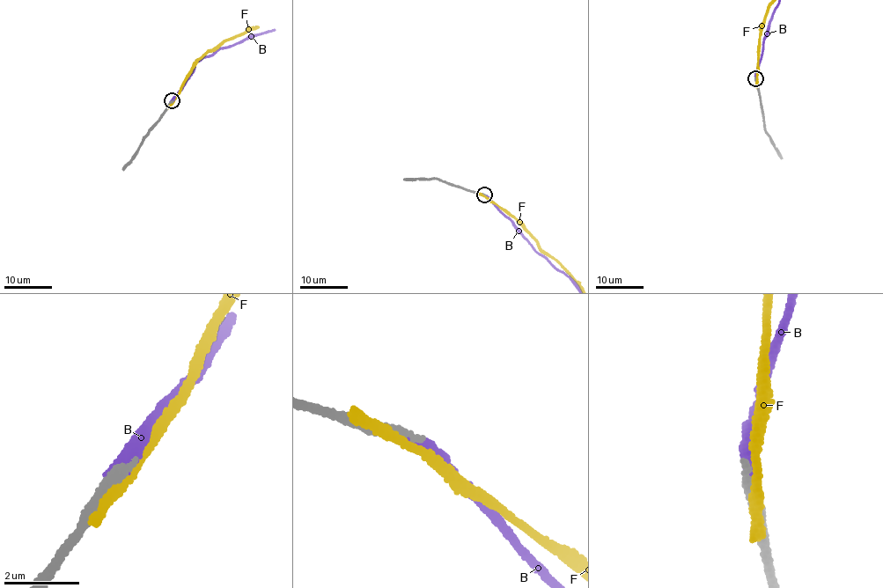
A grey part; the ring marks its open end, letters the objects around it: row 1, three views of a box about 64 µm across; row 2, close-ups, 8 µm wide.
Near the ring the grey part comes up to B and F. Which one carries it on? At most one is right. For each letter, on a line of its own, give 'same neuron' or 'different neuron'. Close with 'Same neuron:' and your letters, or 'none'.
B: same neuron
F: different neuron
Same neuron: B

